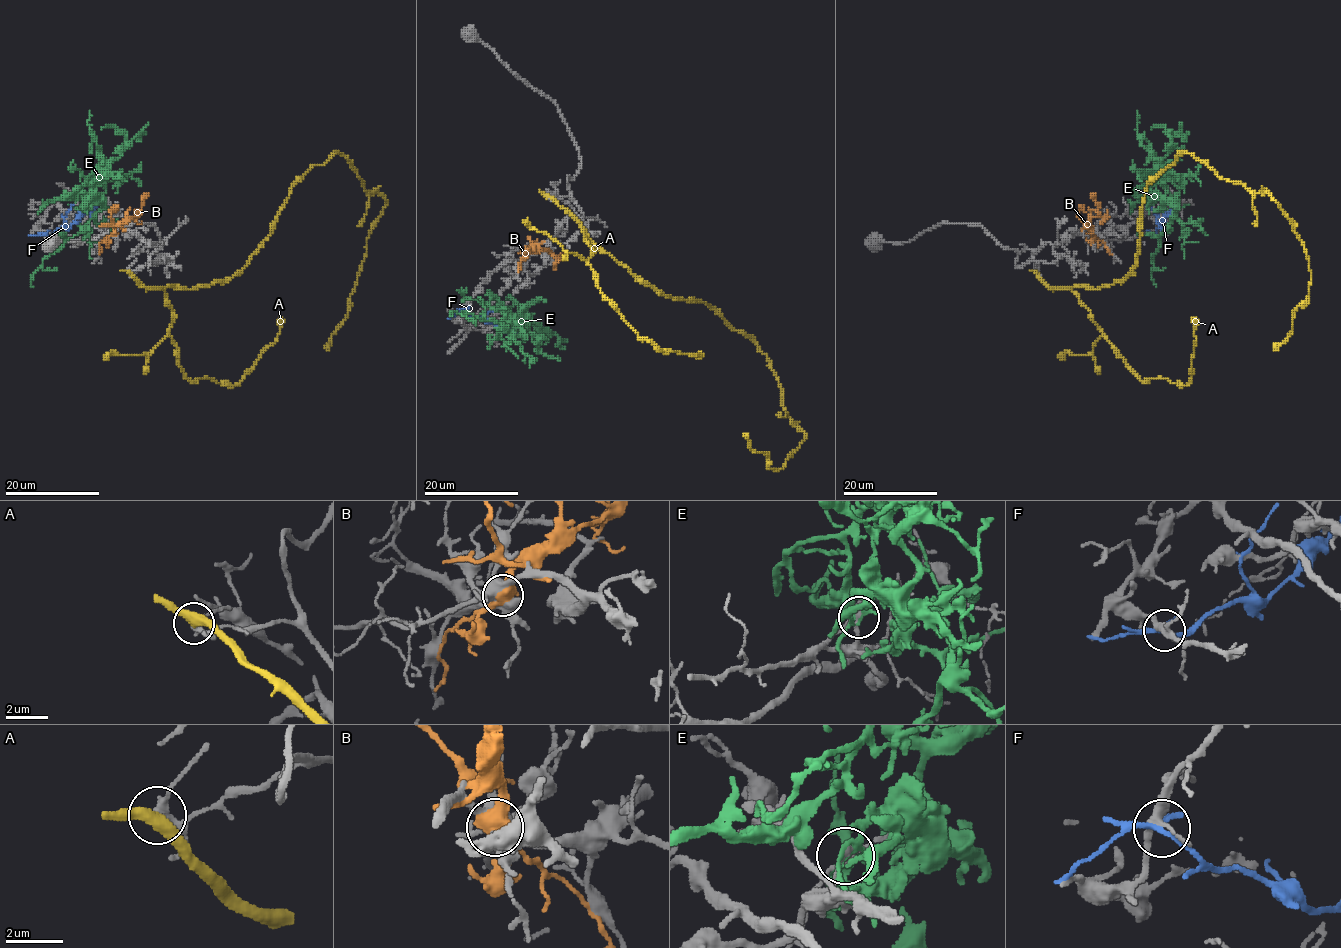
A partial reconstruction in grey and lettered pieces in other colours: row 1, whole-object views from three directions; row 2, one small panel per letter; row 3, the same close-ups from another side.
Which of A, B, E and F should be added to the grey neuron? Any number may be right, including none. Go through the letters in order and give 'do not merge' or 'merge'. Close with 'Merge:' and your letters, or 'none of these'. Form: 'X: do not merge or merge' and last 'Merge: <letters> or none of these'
A: do not merge
B: do not merge
E: do not merge
F: do not merge
Merge: none of these

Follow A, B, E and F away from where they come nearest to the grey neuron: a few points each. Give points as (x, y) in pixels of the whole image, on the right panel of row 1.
A: (1037, 271), (1056, 287), (1121, 280), (1146, 185), (1189, 152), (1266, 192), (1302, 243), (1307, 298), (1273, 348)
B: (1090, 232), (1090, 219), (1097, 214), (1098, 209), (1091, 192)
E: (1153, 203), (1158, 197), (1168, 202), (1174, 210), (1174, 217), (1153, 254), (1152, 275), (1157, 286)
F: (1149, 233), (1154, 234), (1162, 225), (1172, 205)

